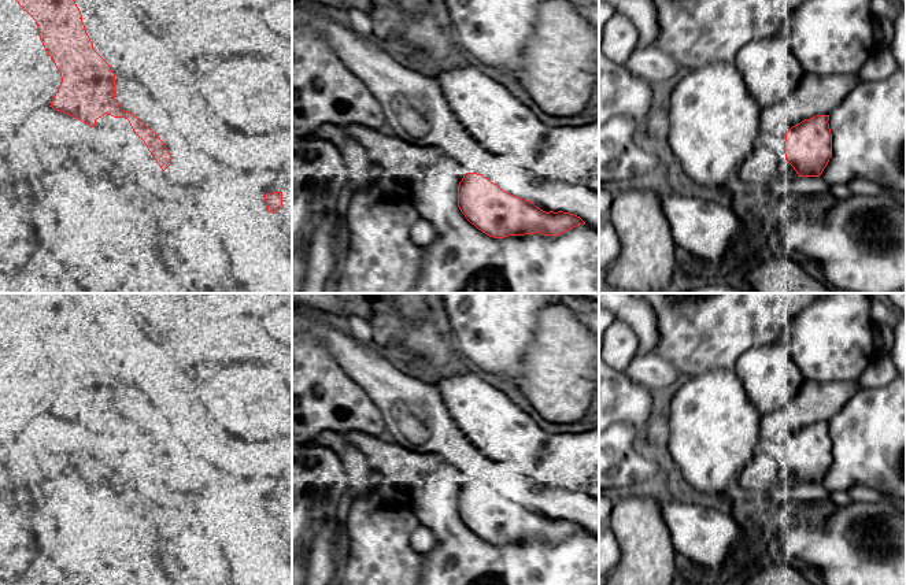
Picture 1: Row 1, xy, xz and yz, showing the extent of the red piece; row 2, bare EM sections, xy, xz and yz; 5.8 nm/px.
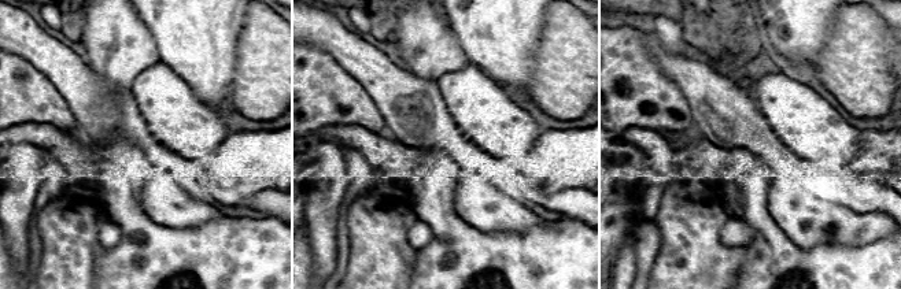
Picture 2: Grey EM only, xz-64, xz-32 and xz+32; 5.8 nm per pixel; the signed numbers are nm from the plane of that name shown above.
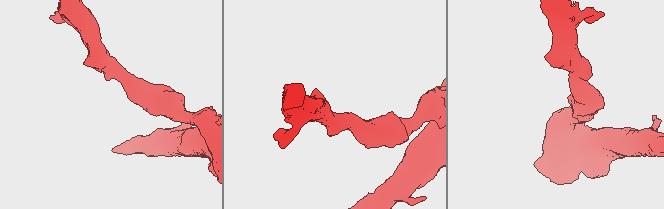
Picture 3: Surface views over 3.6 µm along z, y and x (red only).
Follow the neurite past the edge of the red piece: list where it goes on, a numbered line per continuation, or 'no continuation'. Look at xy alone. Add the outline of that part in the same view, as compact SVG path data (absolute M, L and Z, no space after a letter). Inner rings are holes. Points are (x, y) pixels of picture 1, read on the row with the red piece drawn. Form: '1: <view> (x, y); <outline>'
1: xy (170, 173); M175 158L171 159L171 164L163 171L163 174L169 178L171 182L178 181L178 174L175 171L178 166L178 160Z

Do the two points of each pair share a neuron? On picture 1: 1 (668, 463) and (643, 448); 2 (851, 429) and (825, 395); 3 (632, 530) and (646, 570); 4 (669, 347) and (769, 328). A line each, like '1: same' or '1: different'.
1: same
2: different
3: same
4: same

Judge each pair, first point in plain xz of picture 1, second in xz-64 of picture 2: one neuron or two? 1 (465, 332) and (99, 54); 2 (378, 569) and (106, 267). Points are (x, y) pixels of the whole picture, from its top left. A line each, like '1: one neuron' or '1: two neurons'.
1: two neurons
2: two neurons

